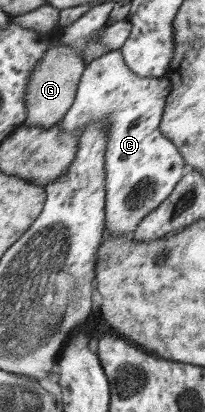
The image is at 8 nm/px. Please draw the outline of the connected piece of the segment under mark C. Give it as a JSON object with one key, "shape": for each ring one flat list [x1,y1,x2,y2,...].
{"shape":[[111,50,92,60,85,66,74,103,60,120,62,130,82,130,98,120,108,124,108,147,104,155,106,168,105,193,105,224,106,231,116,234,117,237,134,239,136,229,148,213,156,210,176,189,176,184,183,176,185,161,175,145,160,131,162,113,166,99,170,95,170,81,166,75,162,77,138,77,130,71,120,50]]}

